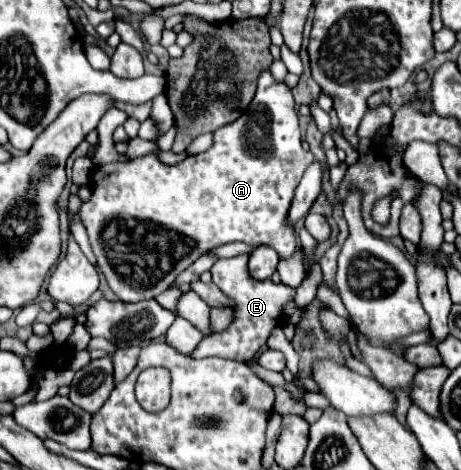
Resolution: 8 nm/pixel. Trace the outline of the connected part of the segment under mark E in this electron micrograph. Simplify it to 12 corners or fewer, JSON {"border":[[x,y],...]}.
{"border":[[249,254],[217,260],[213,284],[235,302],[227,330],[195,358],[248,361],[281,324],[295,288],[249,274]]}

